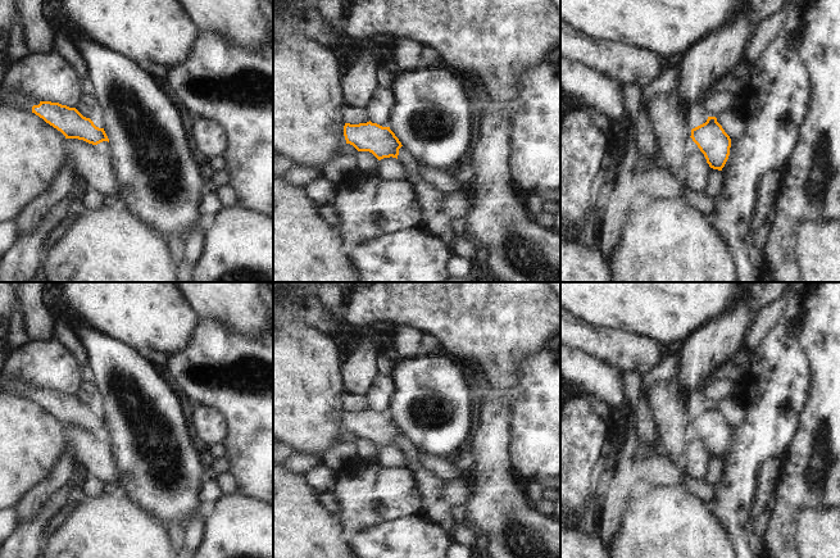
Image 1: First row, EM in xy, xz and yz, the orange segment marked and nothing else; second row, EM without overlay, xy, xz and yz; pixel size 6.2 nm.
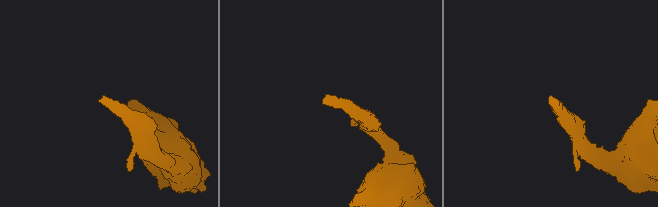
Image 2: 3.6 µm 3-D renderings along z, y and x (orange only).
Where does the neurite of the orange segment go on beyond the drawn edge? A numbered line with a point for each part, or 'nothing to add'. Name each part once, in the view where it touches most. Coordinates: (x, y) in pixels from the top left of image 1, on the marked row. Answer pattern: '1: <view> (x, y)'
1: xy (27, 104)

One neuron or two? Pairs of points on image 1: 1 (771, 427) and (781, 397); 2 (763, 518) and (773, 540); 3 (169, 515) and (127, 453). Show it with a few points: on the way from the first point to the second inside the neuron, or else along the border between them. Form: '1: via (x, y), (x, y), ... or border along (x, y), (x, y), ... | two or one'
1: via (771, 420), (773, 404) | one
2: border along (771, 513), (764, 536) | two
3: via (164, 499), (151, 486), (142, 468) | one

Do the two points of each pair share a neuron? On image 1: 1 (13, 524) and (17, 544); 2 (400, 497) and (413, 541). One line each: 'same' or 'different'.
1: different
2: different

